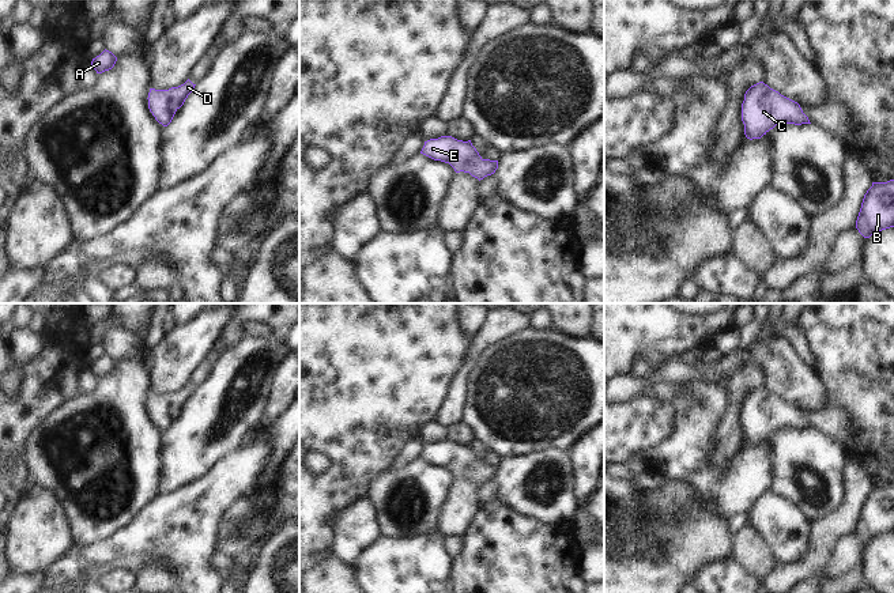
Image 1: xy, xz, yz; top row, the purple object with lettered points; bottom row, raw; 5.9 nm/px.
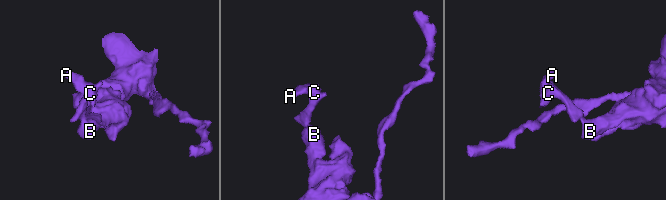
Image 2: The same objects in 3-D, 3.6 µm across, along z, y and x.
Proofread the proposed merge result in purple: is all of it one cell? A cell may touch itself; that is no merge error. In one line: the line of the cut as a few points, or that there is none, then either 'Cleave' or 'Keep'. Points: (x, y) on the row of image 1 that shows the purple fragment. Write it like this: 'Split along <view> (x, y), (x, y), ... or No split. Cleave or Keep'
No split. Keep.

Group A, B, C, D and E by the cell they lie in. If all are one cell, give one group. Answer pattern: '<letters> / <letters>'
A B C D E

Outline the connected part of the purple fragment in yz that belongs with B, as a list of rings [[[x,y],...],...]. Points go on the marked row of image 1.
[[[894,180],[872,182],[864,194],[856,228],[864,238],[894,227]]]

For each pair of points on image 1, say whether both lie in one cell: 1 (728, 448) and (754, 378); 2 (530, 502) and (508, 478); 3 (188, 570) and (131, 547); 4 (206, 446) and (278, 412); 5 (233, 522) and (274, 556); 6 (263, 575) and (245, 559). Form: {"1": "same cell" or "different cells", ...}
{"1": "same cell", "2": "same cell", "3": "same cell", "4": "different cells", "5": "different cells", "6": "different cells"}

